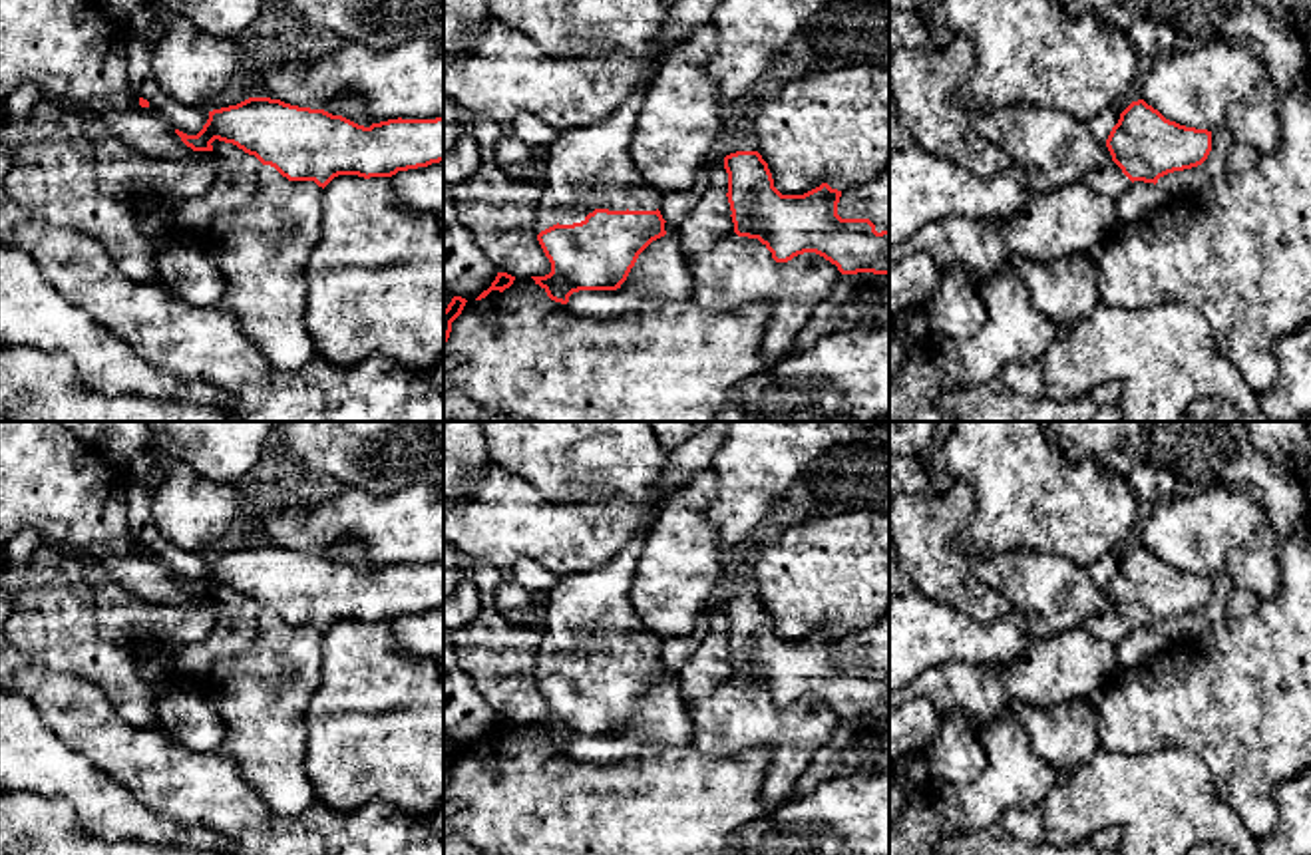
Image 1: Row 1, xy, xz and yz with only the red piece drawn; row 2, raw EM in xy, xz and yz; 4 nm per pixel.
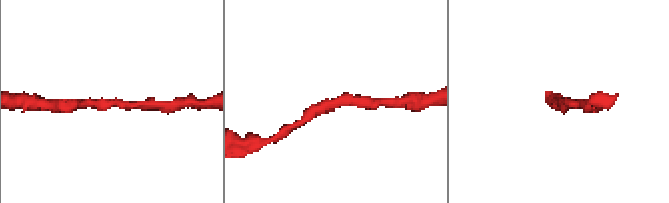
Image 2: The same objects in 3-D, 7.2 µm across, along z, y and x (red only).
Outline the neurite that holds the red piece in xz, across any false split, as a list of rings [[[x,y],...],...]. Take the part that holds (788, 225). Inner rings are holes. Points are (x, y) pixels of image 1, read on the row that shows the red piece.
[[[758,151],[724,157],[734,233],[758,239],[776,262],[816,253],[842,274],[889,274],[889,229],[877,233],[869,219],[842,219],[842,191],[828,183],[804,193],[782,195]]]

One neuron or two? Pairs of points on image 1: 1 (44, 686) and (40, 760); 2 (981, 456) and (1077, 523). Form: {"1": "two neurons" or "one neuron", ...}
{"1": "two neurons", "2": "one neuron"}

